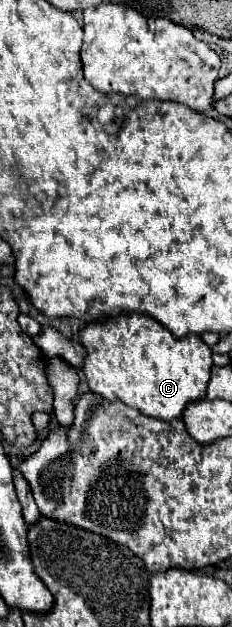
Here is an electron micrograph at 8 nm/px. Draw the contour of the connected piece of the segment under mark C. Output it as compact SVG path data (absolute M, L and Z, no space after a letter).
M118 314L88 322L80 328L80 344L86 350L82 372L92 392L108 400L122 400L142 414L158 420L180 418L184 406L206 396L212 370L212 350L200 336L174 338L160 322L144 314Z

